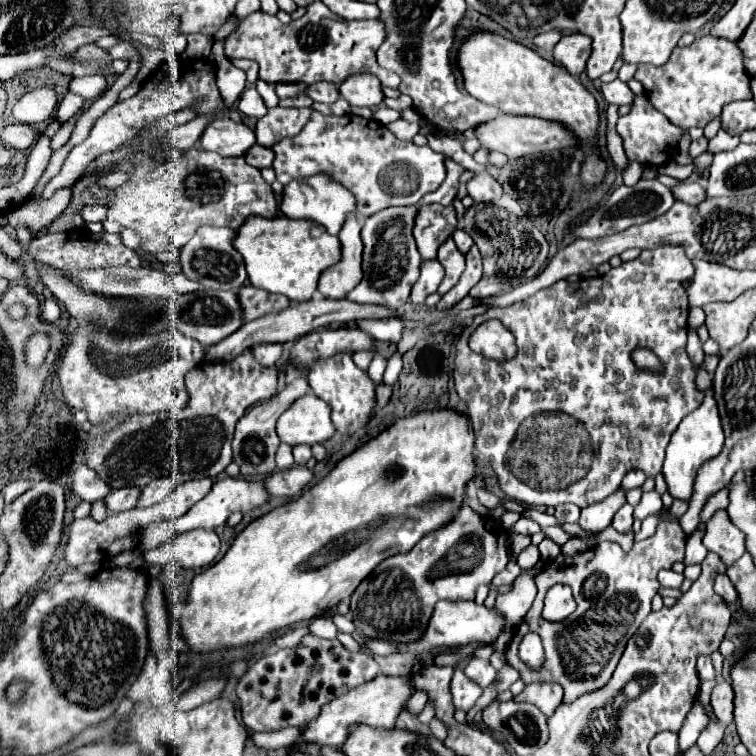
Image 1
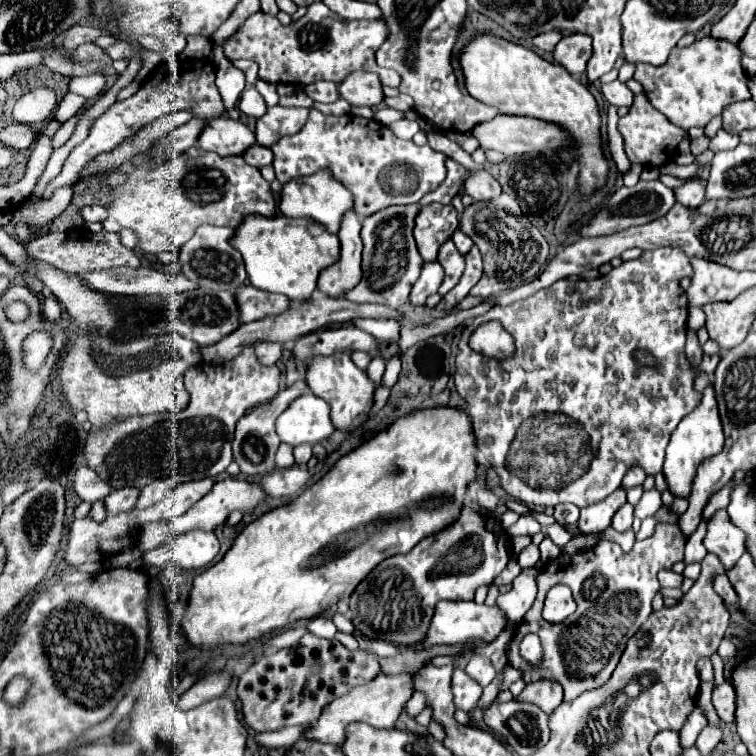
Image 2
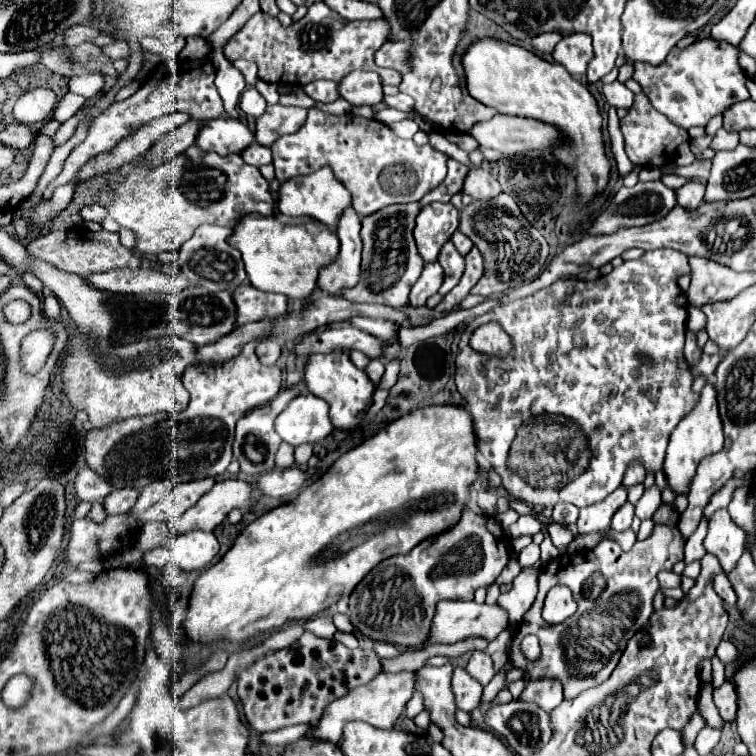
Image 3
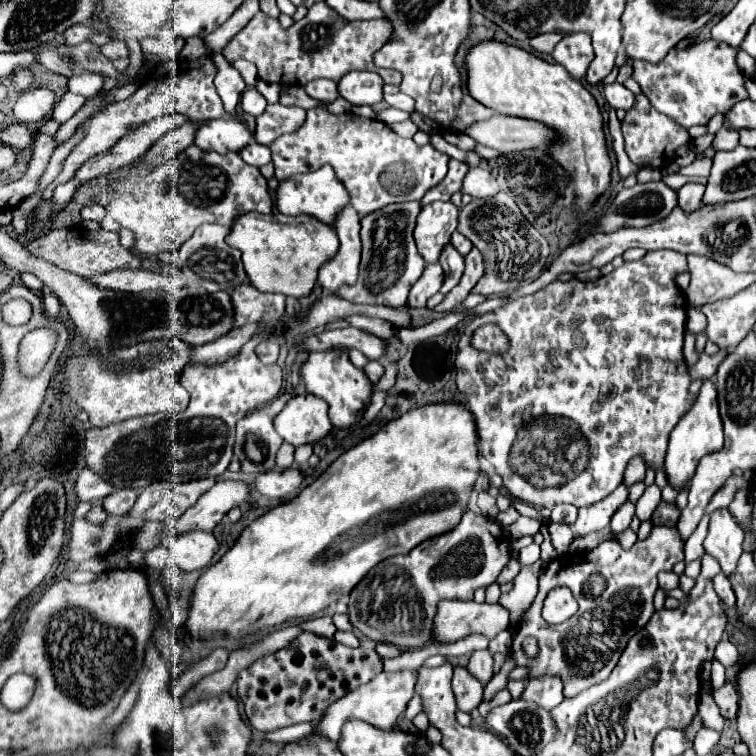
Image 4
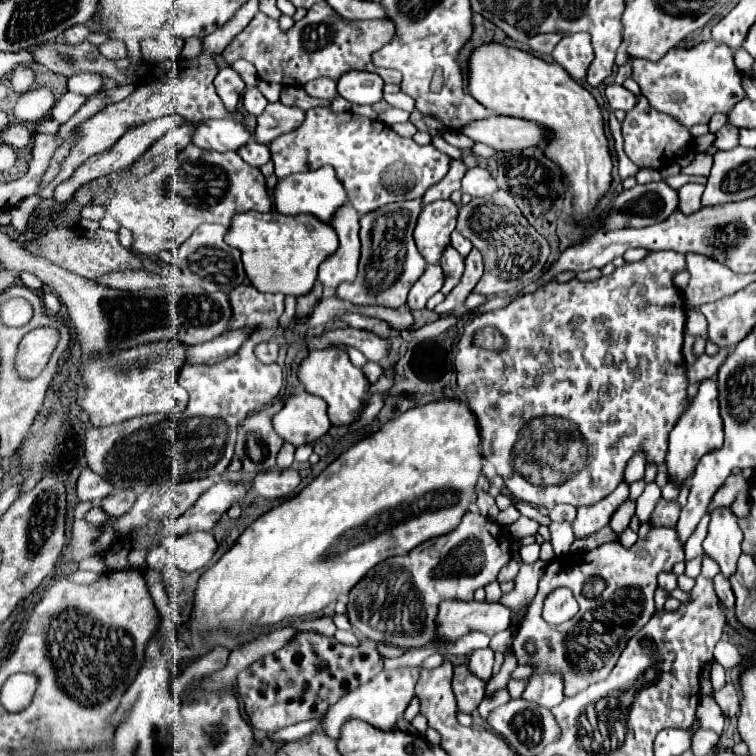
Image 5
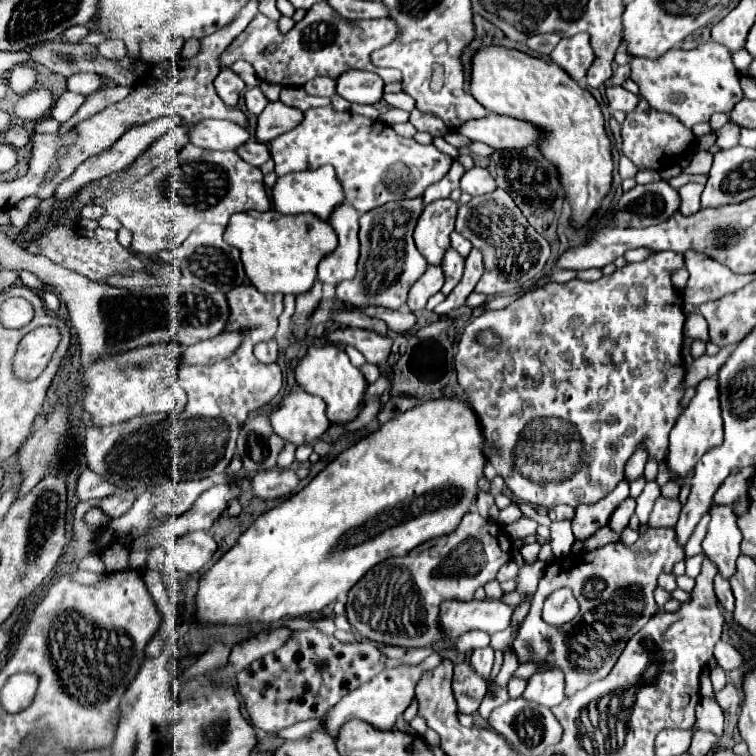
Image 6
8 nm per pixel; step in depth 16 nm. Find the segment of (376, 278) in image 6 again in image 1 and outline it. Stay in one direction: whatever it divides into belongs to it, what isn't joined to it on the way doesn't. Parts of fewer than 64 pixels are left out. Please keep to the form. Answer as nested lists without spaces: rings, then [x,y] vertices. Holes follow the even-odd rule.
[[[386,208],[372,218],[366,218],[362,228],[364,242],[364,278],[362,282],[348,294],[352,302],[388,302],[388,308],[402,308],[408,298],[412,284],[416,284],[420,274],[420,254],[416,250],[416,242],[412,236],[412,224],[416,216],[416,208]]]

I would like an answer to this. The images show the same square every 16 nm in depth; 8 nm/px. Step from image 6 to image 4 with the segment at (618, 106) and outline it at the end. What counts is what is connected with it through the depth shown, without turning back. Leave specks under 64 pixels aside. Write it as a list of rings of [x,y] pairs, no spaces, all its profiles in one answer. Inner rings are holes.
[[[604,84],[604,96],[612,108],[630,110],[634,106],[634,94],[624,84]]]

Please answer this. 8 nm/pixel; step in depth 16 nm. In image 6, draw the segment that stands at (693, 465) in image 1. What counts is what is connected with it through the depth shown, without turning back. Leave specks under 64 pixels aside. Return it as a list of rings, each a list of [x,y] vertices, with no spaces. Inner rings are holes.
[[[716,376],[706,378],[698,384],[696,396],[690,400],[686,412],[680,414],[676,426],[670,432],[670,446],[666,456],[666,466],[678,478],[684,478],[688,472],[694,470],[696,462],[708,452],[708,448],[722,444],[722,416],[720,416],[720,402],[718,402],[718,380]]]

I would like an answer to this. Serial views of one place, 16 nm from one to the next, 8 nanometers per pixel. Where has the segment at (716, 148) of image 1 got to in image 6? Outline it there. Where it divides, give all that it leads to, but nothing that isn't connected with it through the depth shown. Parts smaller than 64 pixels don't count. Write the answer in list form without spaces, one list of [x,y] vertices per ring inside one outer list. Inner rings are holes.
[[[724,124],[718,132],[716,132],[716,146],[720,150],[728,150],[728,148],[734,148],[738,144],[738,138],[740,138],[740,128],[736,124]]]

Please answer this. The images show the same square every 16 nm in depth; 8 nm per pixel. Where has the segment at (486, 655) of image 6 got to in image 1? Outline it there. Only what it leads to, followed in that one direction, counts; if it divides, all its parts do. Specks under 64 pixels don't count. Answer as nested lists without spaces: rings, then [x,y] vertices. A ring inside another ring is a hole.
[[[470,658],[468,666],[464,668],[464,674],[472,682],[476,682],[480,688],[486,688],[496,678],[496,670],[492,668],[492,664],[488,660],[480,660],[480,658]]]

